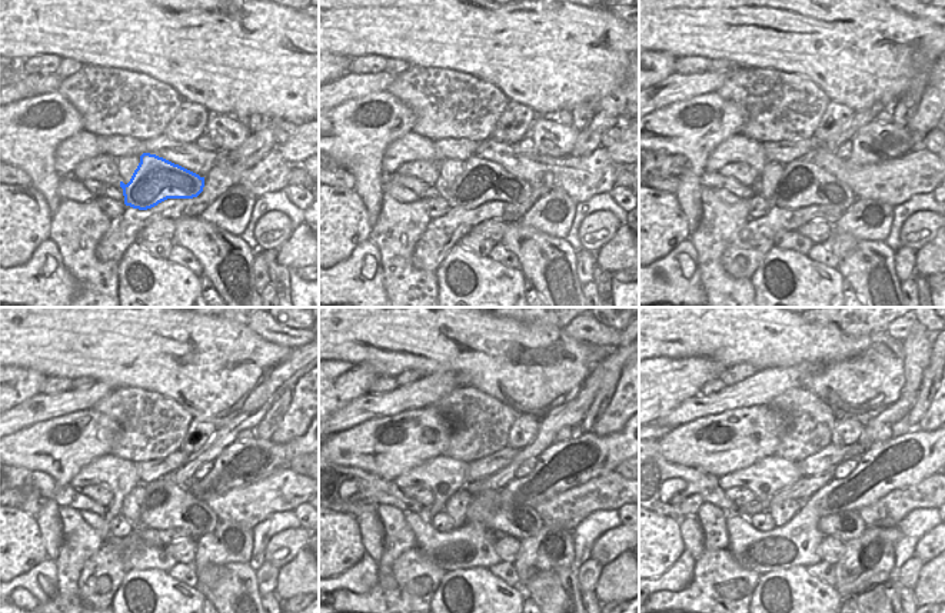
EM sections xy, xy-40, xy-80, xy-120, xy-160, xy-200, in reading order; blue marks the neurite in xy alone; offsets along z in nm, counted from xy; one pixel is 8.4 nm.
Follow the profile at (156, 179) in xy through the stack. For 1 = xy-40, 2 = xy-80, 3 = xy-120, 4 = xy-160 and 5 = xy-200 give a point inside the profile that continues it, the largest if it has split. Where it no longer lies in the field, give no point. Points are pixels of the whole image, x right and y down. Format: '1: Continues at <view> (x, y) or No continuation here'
1: Continues at xy-40 (482, 180)
2: Continues at xy-80 (802, 183)
3: Continues at xy-120 (166, 506)
4: Continues at xy-160 (522, 522)
5: Continues at xy-200 (847, 526)

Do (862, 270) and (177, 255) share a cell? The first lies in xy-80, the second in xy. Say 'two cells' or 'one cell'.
two cells

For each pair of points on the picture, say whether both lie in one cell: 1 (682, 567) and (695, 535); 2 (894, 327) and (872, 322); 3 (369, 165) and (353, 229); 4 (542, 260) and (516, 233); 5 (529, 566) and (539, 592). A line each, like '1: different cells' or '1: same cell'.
1: different cells
2: different cells
3: different cells
4: same cell
5: different cells

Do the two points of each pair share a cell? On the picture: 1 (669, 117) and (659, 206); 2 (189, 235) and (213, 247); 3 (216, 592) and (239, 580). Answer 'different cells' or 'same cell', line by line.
1: different cells
2: same cell
3: same cell

